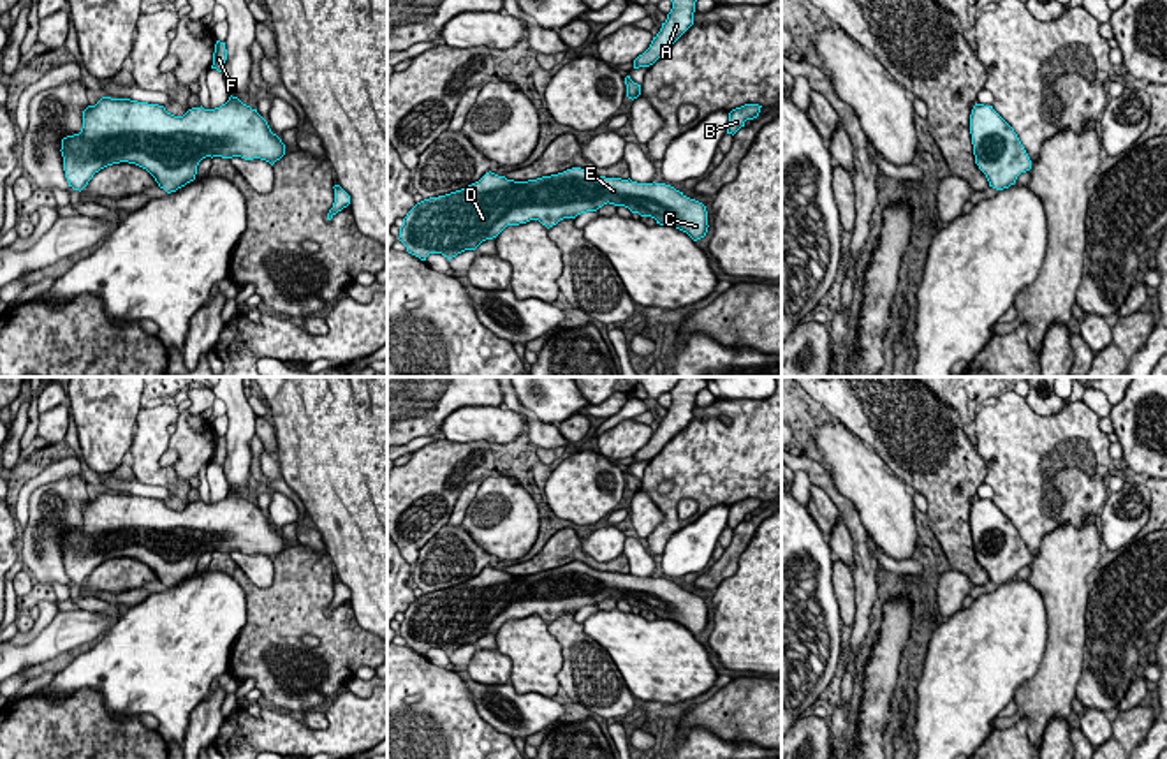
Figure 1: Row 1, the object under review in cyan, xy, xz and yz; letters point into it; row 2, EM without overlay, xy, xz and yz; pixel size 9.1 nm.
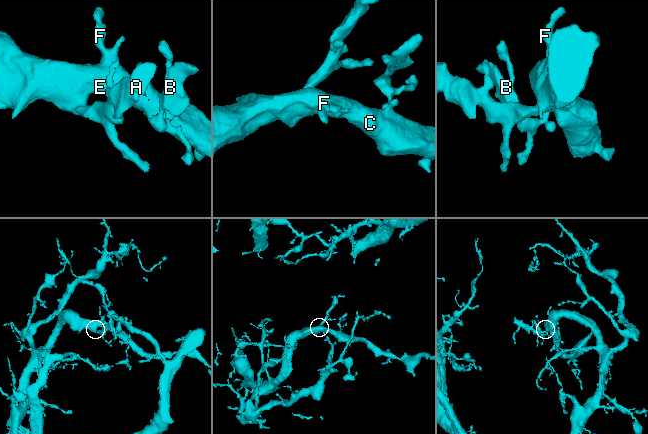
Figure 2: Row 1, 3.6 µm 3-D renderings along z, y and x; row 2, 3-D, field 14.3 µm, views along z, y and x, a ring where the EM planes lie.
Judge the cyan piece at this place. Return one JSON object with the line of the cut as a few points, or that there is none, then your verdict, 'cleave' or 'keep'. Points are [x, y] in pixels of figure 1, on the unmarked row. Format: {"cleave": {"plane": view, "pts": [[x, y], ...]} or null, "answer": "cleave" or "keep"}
{"cleave": null, "answer": "keep"}

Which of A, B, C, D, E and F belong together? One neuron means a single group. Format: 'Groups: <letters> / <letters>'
Groups: A B C D E F

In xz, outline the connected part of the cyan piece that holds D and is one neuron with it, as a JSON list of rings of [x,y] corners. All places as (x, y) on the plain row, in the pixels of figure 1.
[[[572,562],[528,576],[489,565],[461,585],[417,597],[403,613],[398,634],[421,655],[429,648],[451,655],[496,632],[507,620],[539,615],[549,623],[607,597],[672,620],[694,636],[709,622],[706,601],[671,579],[606,572]]]

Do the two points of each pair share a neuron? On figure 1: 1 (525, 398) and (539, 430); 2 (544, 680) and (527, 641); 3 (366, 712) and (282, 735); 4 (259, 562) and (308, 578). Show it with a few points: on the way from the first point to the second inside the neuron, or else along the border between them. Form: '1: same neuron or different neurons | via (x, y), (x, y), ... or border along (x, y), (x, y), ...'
1: different neurons | border along (535, 416), (555, 425)
2: same neuron | via (535, 671), (535, 654), (532, 650)
3: same neuron | via (345, 733), (338, 740), (303, 740)
4: different neurons | border along (233, 559), (257, 587), (270, 587), (273, 583)

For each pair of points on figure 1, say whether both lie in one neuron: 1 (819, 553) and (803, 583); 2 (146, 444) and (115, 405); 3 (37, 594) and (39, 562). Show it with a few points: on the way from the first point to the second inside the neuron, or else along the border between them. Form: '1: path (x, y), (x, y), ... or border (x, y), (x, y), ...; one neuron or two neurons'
1: path (814, 560), (803, 571), (803, 576); one neuron
2: border (141, 407), (129, 448); two neurons
3: border (34, 582), (51, 587); two neurons

